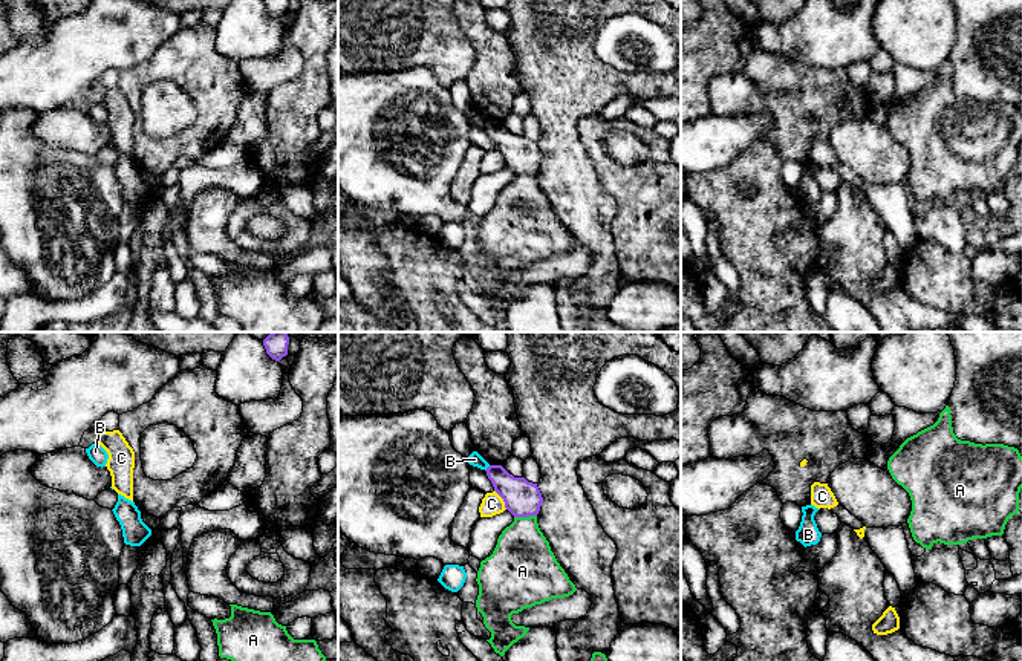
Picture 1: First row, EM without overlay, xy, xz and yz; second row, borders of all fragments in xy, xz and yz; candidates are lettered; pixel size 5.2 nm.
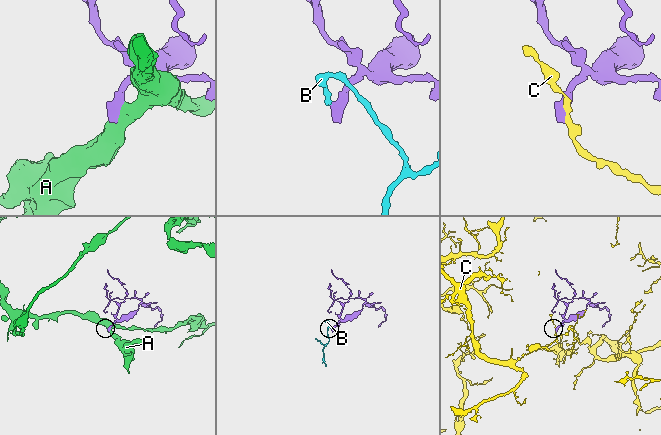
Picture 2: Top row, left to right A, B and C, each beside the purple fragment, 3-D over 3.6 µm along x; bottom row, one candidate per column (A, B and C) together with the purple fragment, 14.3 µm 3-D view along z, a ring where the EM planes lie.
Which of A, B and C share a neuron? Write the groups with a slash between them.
A / B / C

